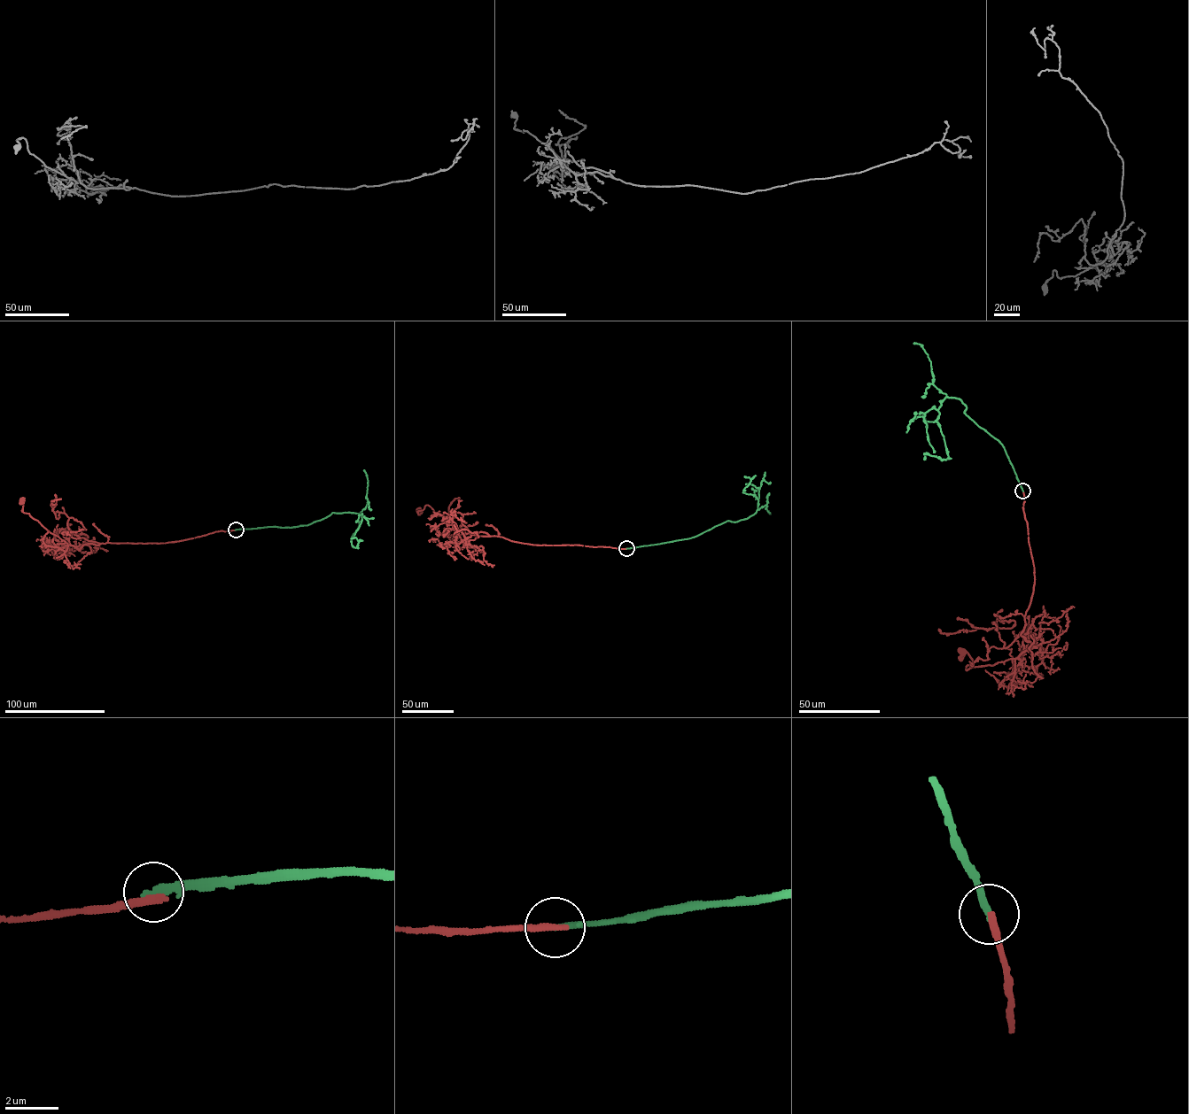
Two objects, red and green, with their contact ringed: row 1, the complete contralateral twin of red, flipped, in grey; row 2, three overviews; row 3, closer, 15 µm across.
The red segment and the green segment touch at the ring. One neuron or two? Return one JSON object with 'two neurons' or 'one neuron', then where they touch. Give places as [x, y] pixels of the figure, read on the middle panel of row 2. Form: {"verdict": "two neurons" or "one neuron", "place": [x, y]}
{"verdict": "two neurons", "place": [626, 548]}

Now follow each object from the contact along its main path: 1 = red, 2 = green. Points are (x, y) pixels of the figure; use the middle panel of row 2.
1: (626, 548), (532, 545), (481, 532), (466, 538), (454, 522), (438, 514), (428, 505), (420, 513)
2: (626, 548), (690, 538), (727, 521), (749, 517), (757, 508), (757, 499), (744, 492), (751, 479), (744, 476)

